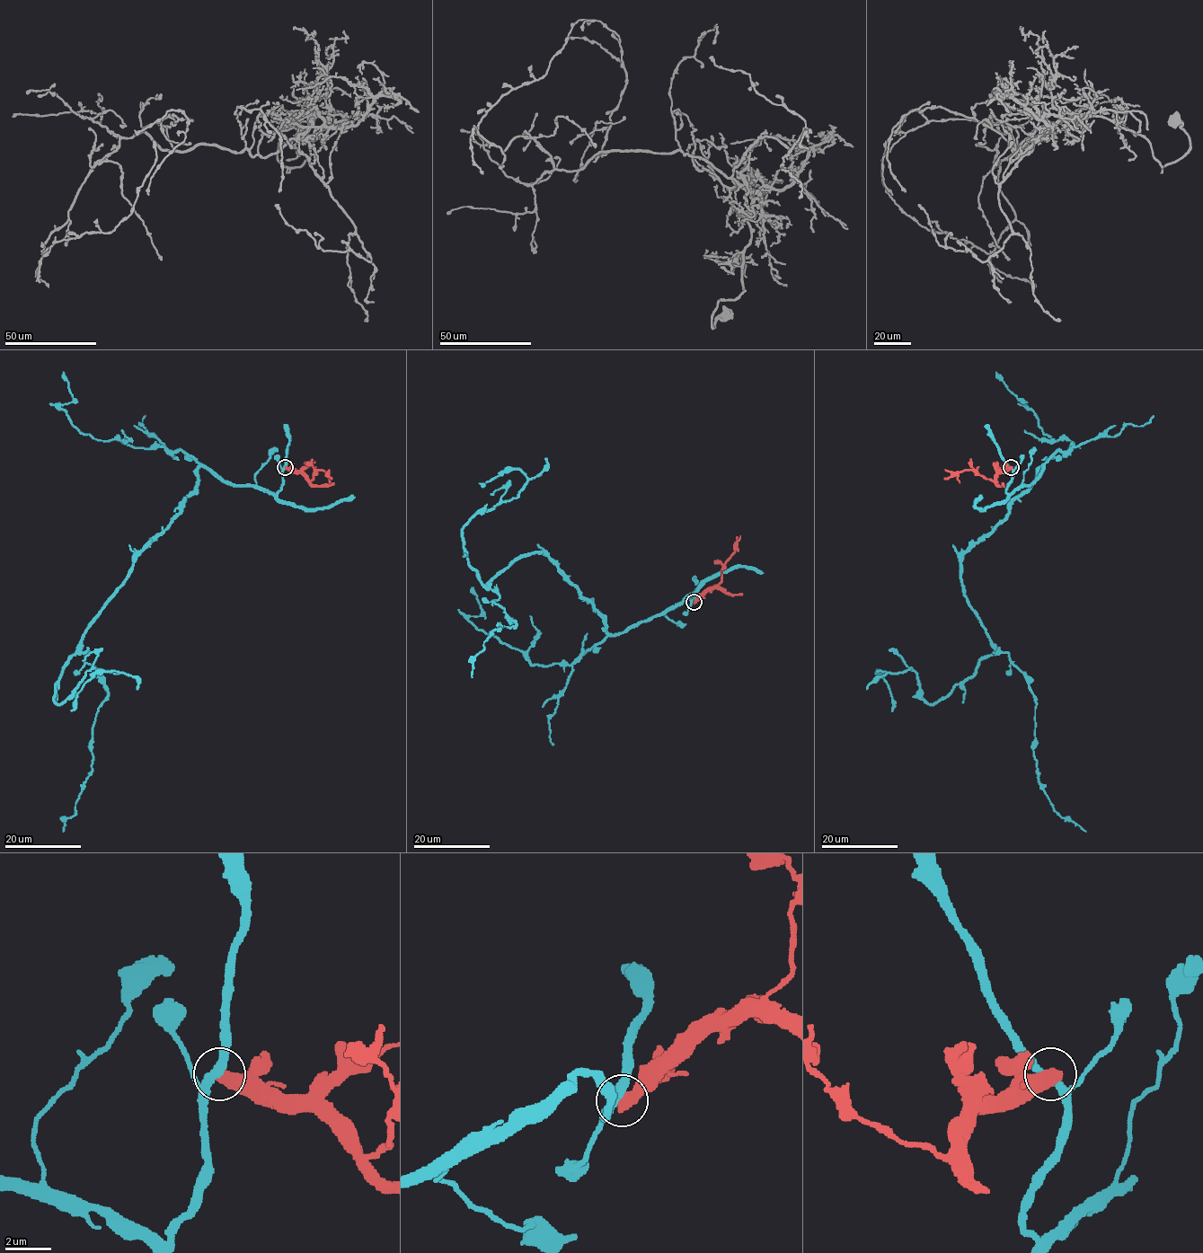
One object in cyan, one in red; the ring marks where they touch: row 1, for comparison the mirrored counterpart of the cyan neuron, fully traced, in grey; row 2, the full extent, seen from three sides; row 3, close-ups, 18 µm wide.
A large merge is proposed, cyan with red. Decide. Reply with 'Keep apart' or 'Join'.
Keep apart

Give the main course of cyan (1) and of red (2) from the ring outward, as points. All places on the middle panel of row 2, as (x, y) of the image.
1: (694, 602), (614, 634), (546, 554), (486, 586), (462, 531), (526, 476), (479, 483)
2: (694, 602), (720, 580), (722, 567), (734, 551), (734, 544), (740, 535)

